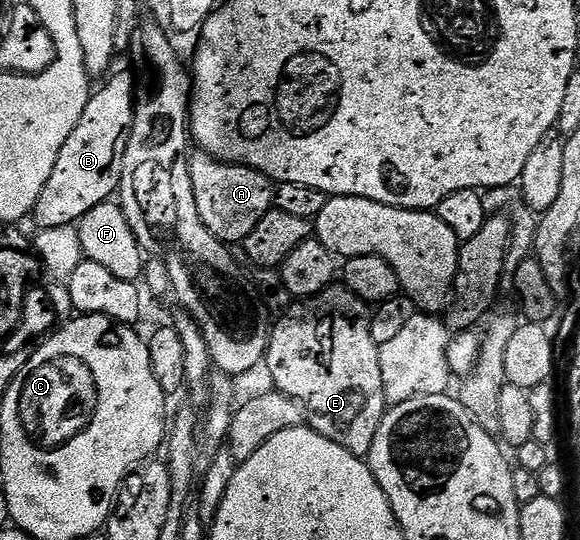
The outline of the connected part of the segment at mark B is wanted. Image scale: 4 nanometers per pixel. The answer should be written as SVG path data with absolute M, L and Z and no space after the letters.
M127 73L110 77L102 82L104 85L100 89L98 86L92 92L85 111L81 111L81 119L77 127L73 127L73 135L65 139L61 147L61 155L57 155L57 163L53 163L53 175L49 175L49 183L45 183L33 210L33 218L35 217L39 229L75 225L89 211L93 211L93 207L112 200L119 192L121 163L125 159L125 143L129 143L129 131L135 114L137 84L135 85L134 79Z

